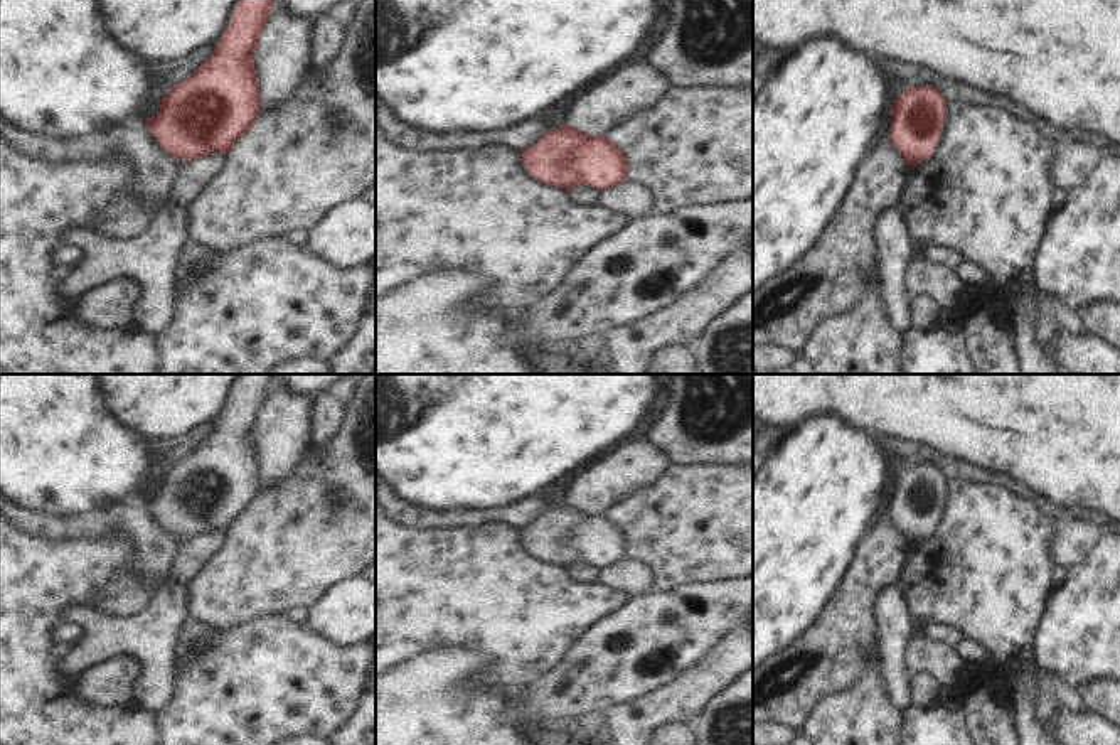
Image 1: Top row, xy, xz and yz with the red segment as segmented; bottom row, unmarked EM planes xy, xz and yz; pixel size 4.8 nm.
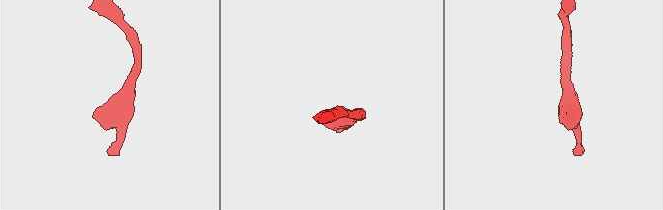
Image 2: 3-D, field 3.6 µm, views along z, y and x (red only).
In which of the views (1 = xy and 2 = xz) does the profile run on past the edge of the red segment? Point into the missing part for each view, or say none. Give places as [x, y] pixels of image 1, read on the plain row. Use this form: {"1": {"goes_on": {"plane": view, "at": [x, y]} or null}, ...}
{"1": {"goes_on": null}, "2": {"goes_on": null}}

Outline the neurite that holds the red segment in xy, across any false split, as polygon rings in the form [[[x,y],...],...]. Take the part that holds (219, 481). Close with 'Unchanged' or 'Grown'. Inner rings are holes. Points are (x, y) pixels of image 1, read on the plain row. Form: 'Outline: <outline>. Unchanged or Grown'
Outline: [[[243,374],[212,435],[187,458],[173,462],[162,477],[160,490],[147,496],[145,504],[177,538],[194,539],[212,531],[231,531],[234,523],[258,501],[263,479],[254,430],[276,378],[278,374]]]. Unchanged

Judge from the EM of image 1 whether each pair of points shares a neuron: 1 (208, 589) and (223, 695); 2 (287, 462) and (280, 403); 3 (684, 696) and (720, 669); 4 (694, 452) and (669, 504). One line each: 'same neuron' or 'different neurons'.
1: different neurons
2: same neuron
3: same neuron
4: different neurons

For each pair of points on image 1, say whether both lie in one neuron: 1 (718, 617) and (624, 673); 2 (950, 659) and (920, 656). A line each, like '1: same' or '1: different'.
1: same
2: same

